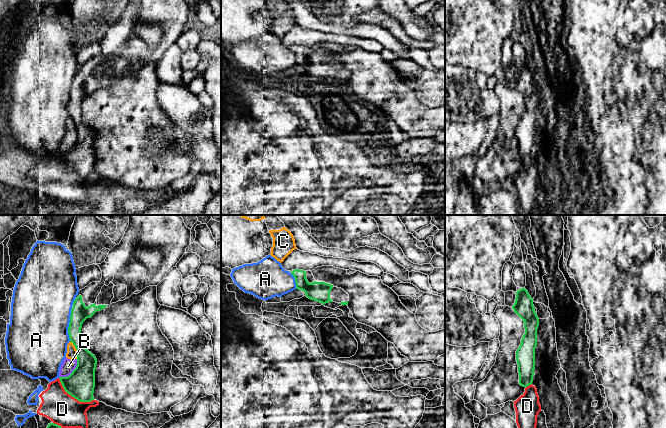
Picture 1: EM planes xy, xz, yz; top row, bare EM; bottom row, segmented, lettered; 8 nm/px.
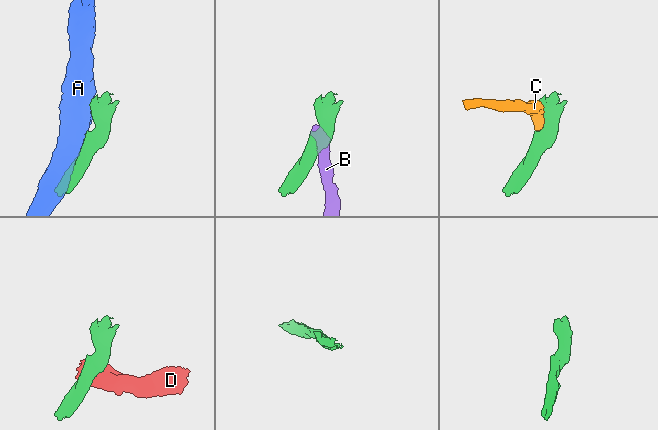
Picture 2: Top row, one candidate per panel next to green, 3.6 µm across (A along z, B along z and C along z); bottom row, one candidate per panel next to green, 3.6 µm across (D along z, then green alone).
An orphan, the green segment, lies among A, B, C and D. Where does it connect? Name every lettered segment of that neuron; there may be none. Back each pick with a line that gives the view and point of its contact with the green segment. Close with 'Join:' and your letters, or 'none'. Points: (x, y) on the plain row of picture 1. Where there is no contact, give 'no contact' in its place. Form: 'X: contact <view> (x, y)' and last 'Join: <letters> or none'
Join: none

